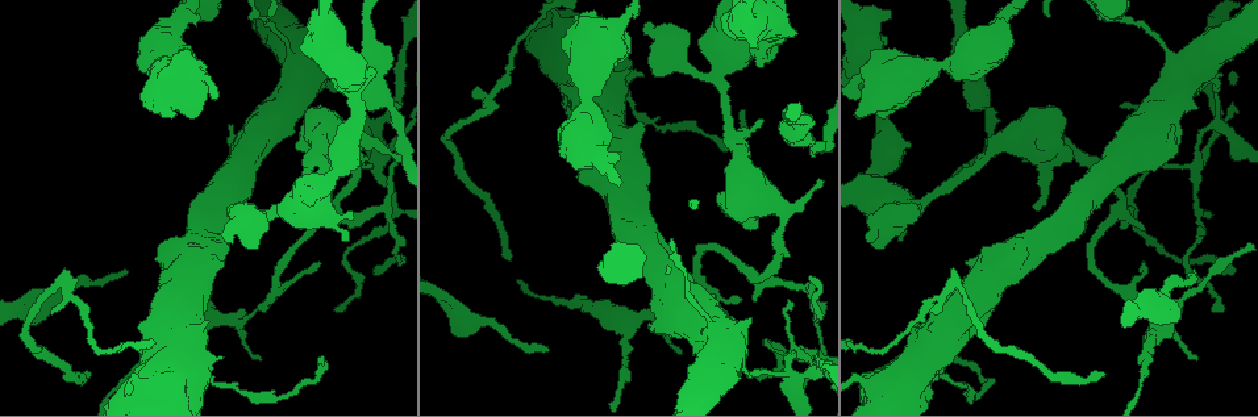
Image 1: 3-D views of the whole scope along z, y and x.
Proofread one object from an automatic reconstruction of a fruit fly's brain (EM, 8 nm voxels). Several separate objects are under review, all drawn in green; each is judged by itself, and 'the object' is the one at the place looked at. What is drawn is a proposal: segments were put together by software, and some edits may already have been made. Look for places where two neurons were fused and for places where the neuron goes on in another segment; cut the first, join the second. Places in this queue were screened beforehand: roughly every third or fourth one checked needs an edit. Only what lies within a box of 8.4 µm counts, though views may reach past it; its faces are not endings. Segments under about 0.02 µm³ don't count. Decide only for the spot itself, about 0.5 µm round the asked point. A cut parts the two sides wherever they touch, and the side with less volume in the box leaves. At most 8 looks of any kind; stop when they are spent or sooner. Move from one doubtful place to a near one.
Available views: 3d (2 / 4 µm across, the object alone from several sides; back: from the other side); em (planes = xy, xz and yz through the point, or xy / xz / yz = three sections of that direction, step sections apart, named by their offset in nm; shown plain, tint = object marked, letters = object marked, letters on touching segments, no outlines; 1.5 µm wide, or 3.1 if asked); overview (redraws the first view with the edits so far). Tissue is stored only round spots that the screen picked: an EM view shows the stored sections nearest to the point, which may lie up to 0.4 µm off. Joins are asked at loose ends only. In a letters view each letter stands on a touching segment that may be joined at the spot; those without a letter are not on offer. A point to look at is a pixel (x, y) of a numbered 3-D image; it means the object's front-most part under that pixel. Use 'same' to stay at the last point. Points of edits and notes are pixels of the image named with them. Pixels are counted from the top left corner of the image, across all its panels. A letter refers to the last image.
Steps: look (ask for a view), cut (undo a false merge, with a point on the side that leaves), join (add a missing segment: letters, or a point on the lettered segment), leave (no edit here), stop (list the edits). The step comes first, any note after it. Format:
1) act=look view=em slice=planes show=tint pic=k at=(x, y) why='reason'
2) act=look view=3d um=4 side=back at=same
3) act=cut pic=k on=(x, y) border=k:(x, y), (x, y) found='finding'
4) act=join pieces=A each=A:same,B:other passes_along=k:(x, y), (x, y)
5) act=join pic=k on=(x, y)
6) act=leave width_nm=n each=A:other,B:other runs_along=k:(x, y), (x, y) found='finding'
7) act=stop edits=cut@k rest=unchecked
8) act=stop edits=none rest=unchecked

act=look view=em slice=xz step=8 show=tint pic=1 at=(682, 351) why='branch stops here'

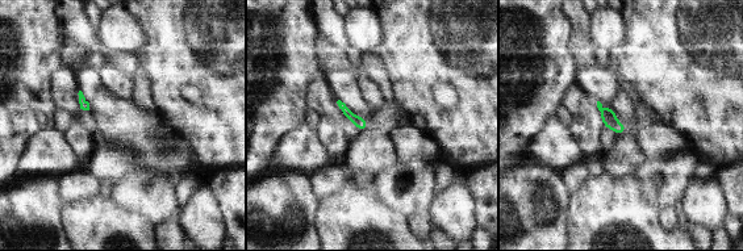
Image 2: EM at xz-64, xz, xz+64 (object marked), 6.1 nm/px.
act=look view=em slice=planes show=letters at=same why='another direction'

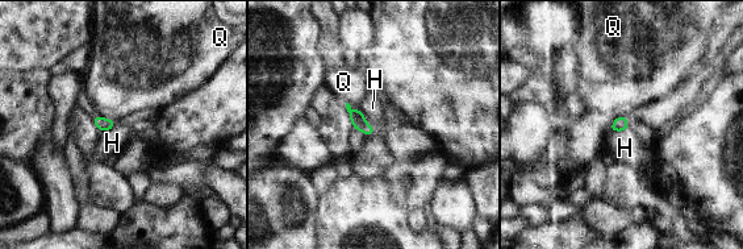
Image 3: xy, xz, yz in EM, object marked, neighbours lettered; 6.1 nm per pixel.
act=leave longest_contact=H:160nm each=H:other,Q:other border=3:(359, 108), (364, 119), (375, 128) found='none of them fits'

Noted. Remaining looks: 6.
act=look view=3d um=4 pic=1 at=(368, 125) why='narrows sharply'

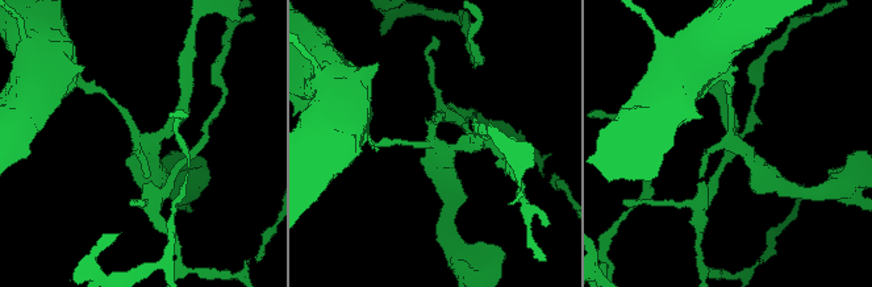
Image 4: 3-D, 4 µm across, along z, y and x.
act=look view=em slice=planes show=plain pic=4 at=(134, 141)

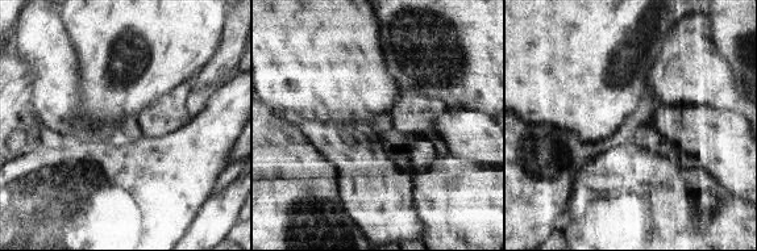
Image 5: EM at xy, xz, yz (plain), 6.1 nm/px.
act=look view=em slice=planes show=letters at=same why='what lies round it'

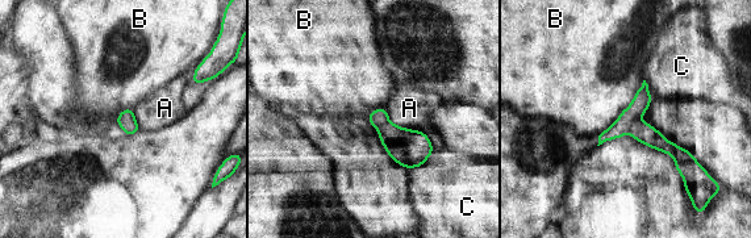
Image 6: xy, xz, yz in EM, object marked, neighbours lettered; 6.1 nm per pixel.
act=cut pic=6 on=(642, 132) each=A:other,B:other,C:other border=6:(637, 118), (629, 130) found='a second neuron is stuck on'

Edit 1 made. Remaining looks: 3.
act=look view=overview why='redraw'

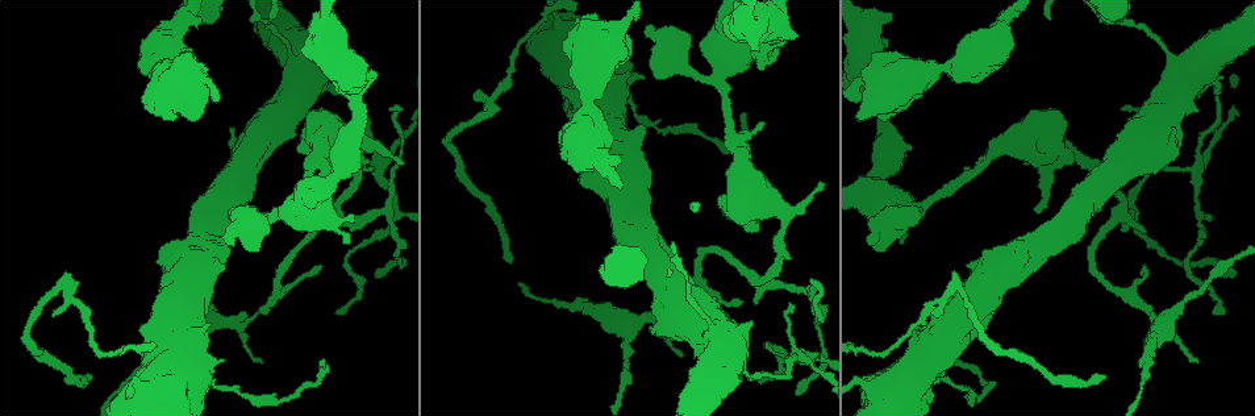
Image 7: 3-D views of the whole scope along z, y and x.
act=look view=3d um=4 pic=7 at=(1039, 211) why='free end'

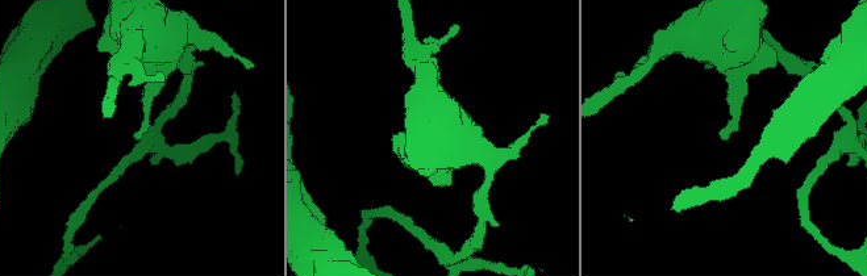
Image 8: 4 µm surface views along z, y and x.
act=look view=em slice=xy step=8 show=letters pic=8 at=(136, 135)

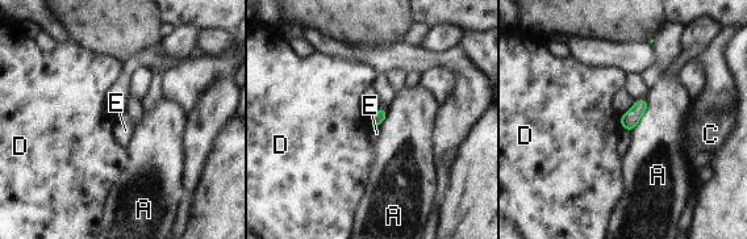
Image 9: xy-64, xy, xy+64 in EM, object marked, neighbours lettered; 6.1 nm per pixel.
act=leave each=A:other,C:other,D:other,E:other border=9:(371, 116), (372, 125) found='none of them fits'

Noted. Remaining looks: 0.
act=stop edits=cut@6 rest=unchecked

